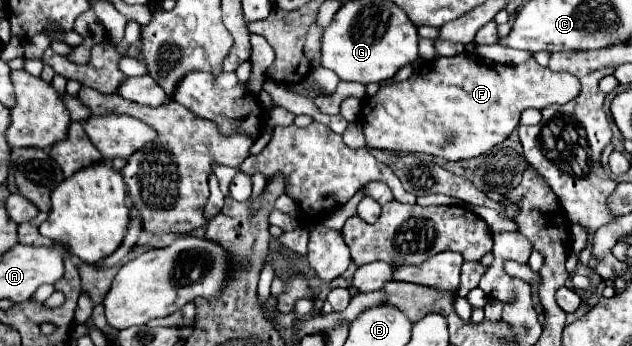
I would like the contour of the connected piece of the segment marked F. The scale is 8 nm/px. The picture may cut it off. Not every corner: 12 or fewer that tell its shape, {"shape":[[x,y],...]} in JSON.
{"shape":[[439,57],[363,99],[367,145],[471,159],[579,95],[529,59]]}

